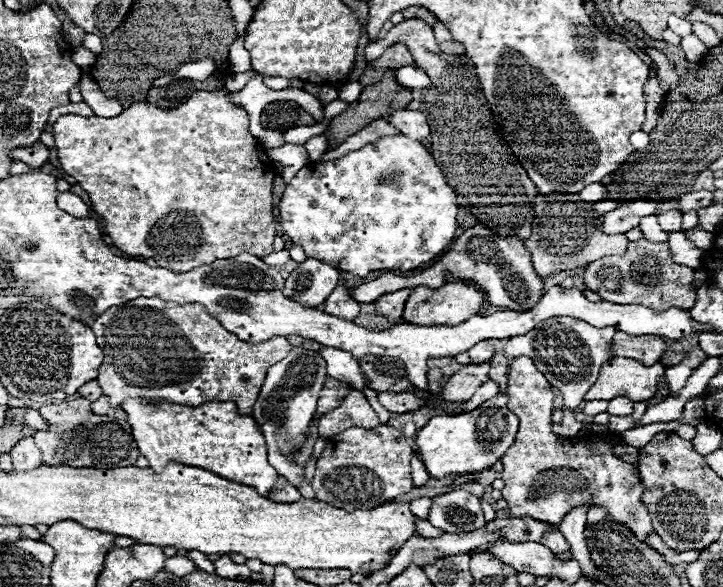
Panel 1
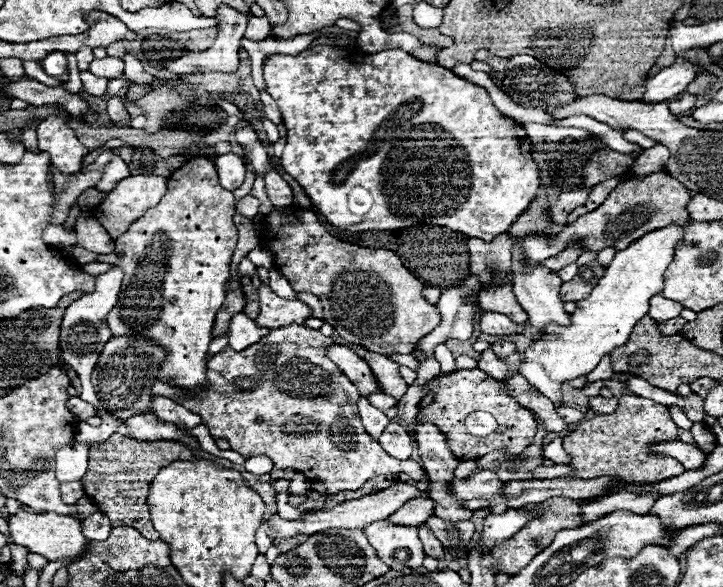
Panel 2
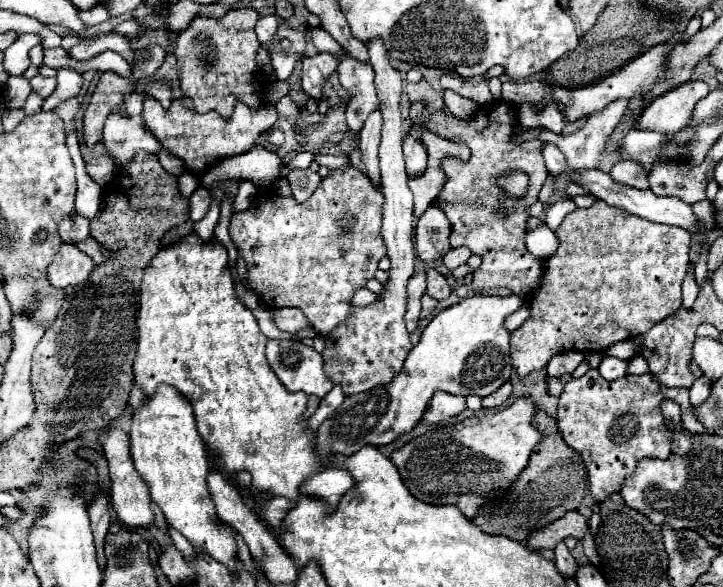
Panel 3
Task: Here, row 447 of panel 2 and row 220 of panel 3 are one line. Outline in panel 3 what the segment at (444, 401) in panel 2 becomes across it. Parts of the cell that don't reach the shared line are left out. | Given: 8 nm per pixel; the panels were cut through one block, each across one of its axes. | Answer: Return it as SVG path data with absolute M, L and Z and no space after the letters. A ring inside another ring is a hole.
M494 100L480 106L470 120L460 120L448 112L448 108L440 108L428 116L426 122L418 122L410 126L410 134L422 142L422 132L428 130L440 138L450 142L466 144L470 148L470 158L460 160L456 156L442 158L442 170L446 174L446 182L438 192L432 206L440 208L452 224L450 244L466 246L474 254L480 254L482 264L478 272L474 272L472 288L476 292L488 288L508 288L520 298L532 296L544 278L546 262L528 252L524 244L526 236L526 220L532 204L538 202L538 194L542 184L546 182L548 168L542 156L542 140L524 140L516 142L520 134L530 132L518 120L516 104L506 100ZM510 170L520 170L528 174L528 188L522 198L512 198L498 180Z

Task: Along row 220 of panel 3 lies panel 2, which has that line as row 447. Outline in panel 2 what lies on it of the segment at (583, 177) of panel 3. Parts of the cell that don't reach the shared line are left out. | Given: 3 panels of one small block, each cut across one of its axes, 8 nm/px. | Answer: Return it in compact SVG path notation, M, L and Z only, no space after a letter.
M680 440L676 442L666 442L666 444L656 444L650 448L654 454L662 454L662 456L672 456L676 460L680 460L680 464L684 464L686 470L698 470L706 464L706 454L692 446L692 444L684 444Z

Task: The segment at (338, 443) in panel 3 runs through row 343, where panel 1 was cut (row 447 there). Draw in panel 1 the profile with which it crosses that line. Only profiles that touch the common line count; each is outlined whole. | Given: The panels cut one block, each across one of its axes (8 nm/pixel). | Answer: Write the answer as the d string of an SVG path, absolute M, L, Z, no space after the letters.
M500 392L480 408L464 414L434 416L418 434L420 460L432 478L450 478L466 472L482 472L506 454L518 432L518 416L508 410L508 394Z

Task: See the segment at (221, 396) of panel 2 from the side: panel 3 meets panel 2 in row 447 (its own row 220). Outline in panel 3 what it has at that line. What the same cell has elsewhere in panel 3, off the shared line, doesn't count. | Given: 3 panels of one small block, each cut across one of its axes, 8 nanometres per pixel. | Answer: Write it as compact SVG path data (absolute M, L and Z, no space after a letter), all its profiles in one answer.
M354 166L330 170L306 202L296 202L292 196L280 196L274 190L258 192L248 210L232 216L228 228L238 254L246 262L246 282L268 308L300 308L308 316L312 328L320 336L328 336L350 316L354 308L352 296L364 288L370 278L374 278L378 262L386 254L384 240L380 236L382 204L382 192L372 192L372 188L368 188L368 176Z

